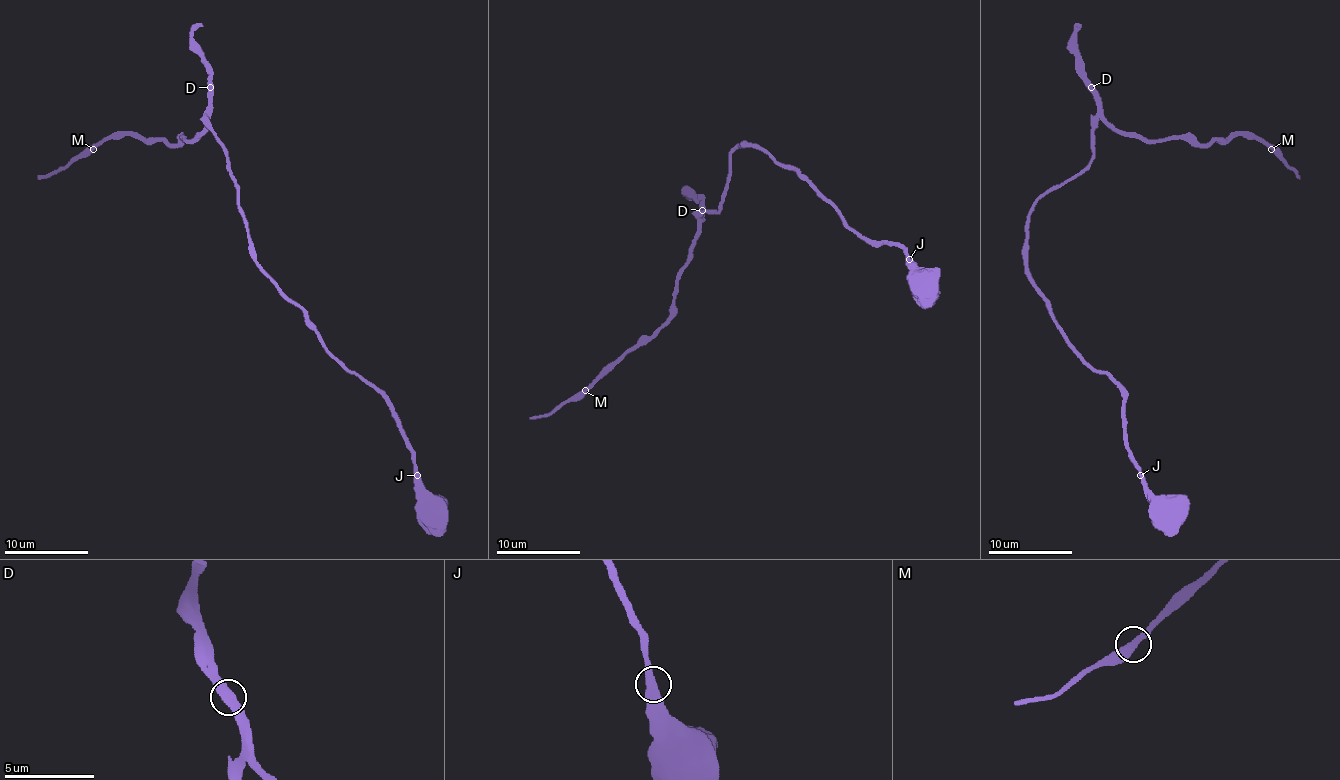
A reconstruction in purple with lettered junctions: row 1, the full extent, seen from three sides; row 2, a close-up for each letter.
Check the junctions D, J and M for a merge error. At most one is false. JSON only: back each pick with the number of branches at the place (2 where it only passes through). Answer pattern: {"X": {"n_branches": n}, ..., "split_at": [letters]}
{"split_at": []}

